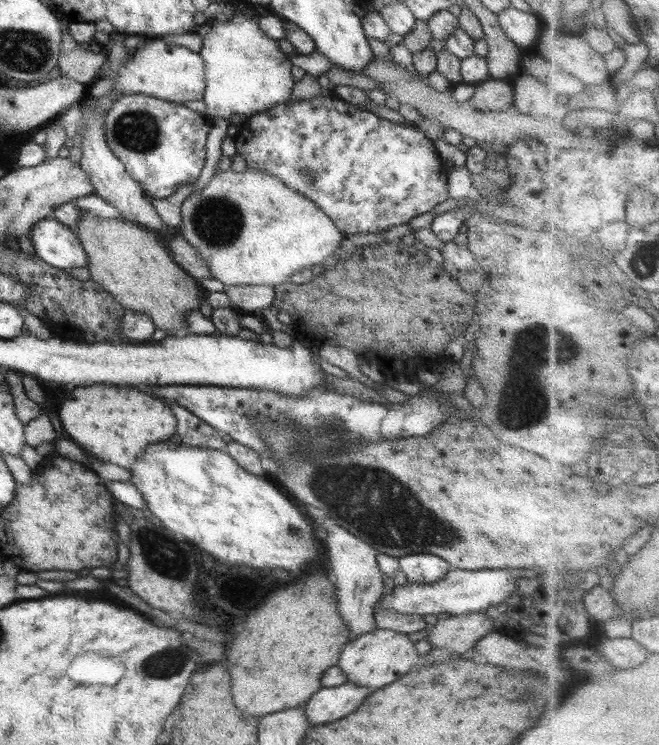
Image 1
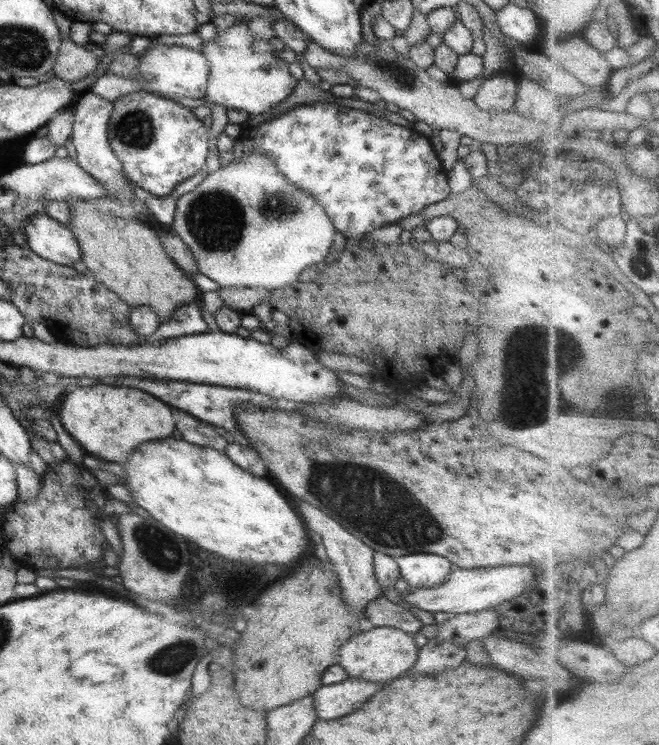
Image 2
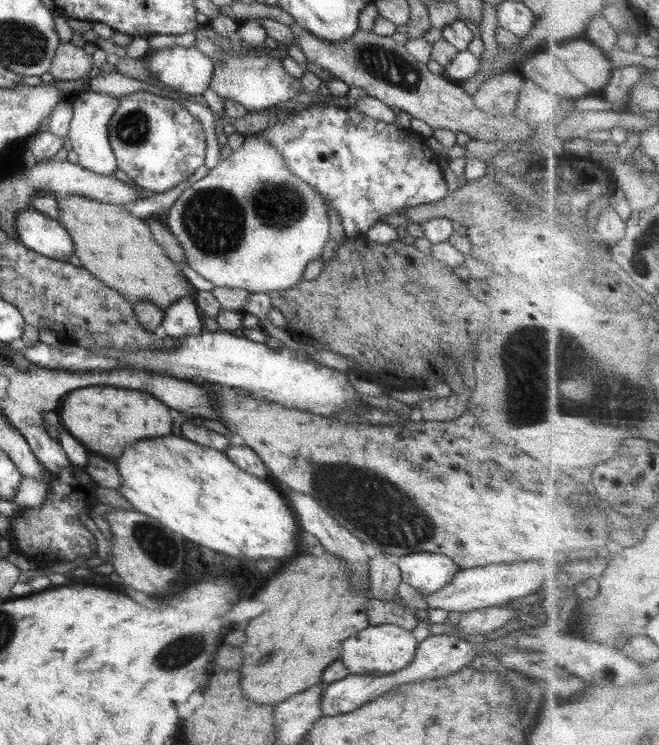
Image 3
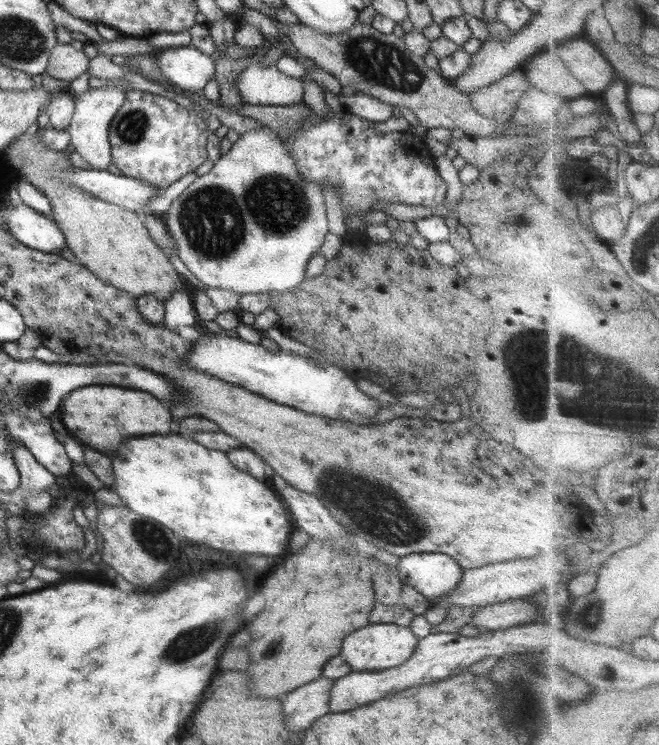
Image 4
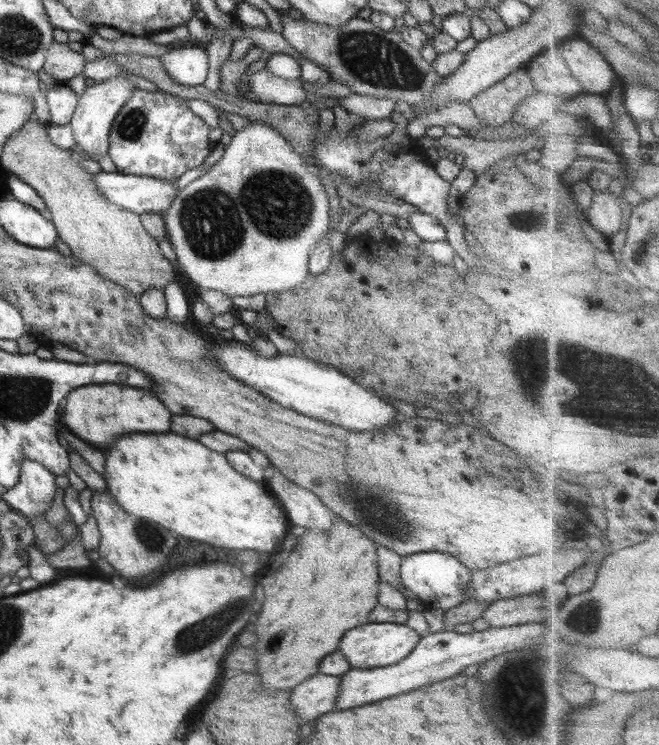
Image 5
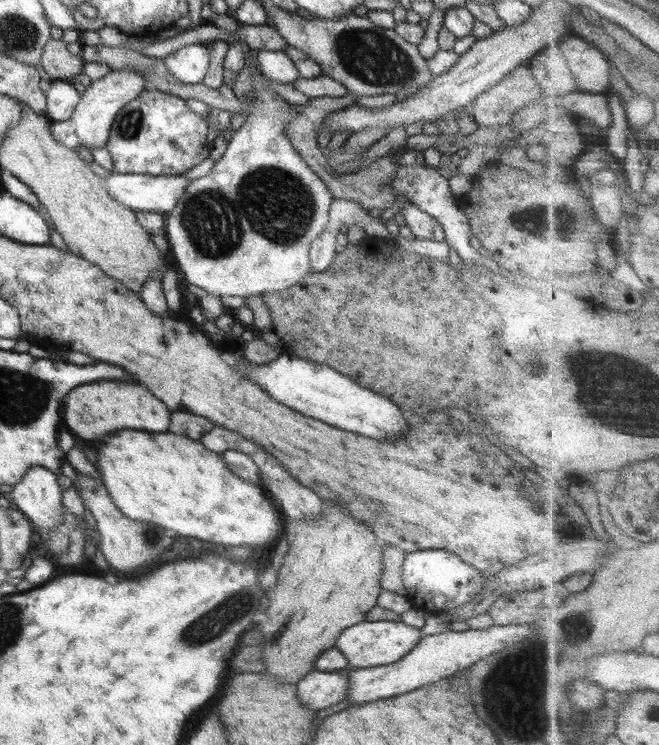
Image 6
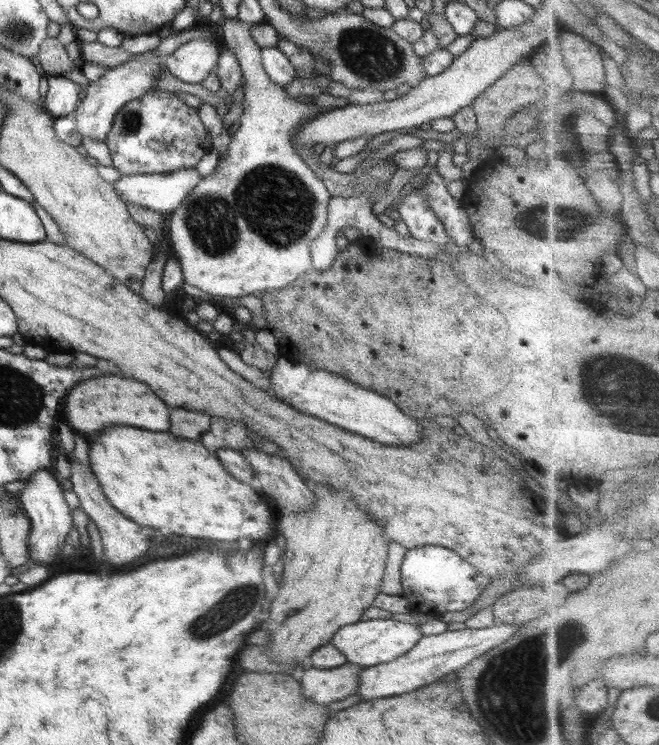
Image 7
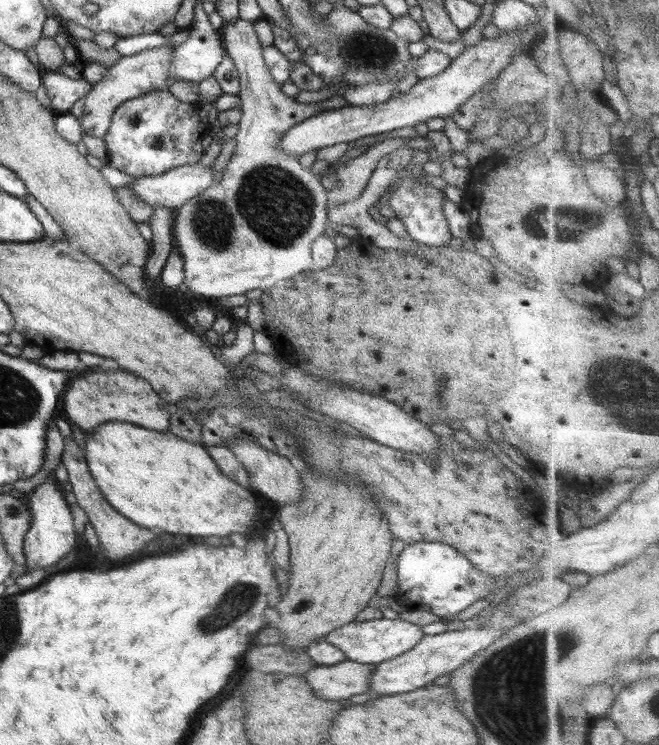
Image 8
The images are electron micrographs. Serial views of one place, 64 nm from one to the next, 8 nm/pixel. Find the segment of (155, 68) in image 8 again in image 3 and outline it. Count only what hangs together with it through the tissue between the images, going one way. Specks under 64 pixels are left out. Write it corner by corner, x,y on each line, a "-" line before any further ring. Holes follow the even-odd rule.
92,90
83,91
73,100
73,117
67,134
72,142
72,150
78,154
78,164
105,176
114,176
118,169
116,155
109,141
109,122
120,105
120,96
108,96

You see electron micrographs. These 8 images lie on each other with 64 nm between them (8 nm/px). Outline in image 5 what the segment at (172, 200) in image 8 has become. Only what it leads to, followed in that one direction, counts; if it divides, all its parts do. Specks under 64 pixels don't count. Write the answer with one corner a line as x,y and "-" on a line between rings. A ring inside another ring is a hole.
100,171
94,174
94,186
108,202
135,212
162,213
178,195
177,182
166,182
150,176
123,175

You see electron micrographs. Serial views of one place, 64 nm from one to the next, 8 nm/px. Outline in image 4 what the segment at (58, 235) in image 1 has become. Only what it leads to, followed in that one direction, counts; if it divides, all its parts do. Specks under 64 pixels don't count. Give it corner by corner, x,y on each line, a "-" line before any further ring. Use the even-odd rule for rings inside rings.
22,202
8,204
1,210
3,213
8,211
7,220
4,220
6,230
24,246
58,255
67,247
66,237
54,219
40,214

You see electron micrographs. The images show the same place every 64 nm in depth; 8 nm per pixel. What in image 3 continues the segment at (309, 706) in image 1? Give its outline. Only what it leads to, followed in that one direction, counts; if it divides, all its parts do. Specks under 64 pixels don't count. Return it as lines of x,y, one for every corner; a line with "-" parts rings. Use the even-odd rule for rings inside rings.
450,634
430,635
422,642
418,643
416,654
412,662
394,672
394,674
386,674
386,676
370,676
370,674
349,674
346,678
326,683
322,689
322,699
320,699
320,708
322,708
323,716
339,716
354,712
356,708
360,708
364,703
370,702
376,697
394,689
394,687
408,682
422,681
428,679
442,678
450,676
452,673
460,671
461,668
469,666
470,662
481,651
477,646
471,644
465,638

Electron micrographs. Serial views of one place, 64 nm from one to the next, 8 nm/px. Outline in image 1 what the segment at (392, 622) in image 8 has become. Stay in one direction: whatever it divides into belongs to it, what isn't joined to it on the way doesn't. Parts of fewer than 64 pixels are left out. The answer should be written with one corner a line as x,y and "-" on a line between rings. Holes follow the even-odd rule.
376,628
353,641
348,640
341,649
337,665
345,672
350,683
375,691
396,682
401,676
422,665
422,656
408,635

